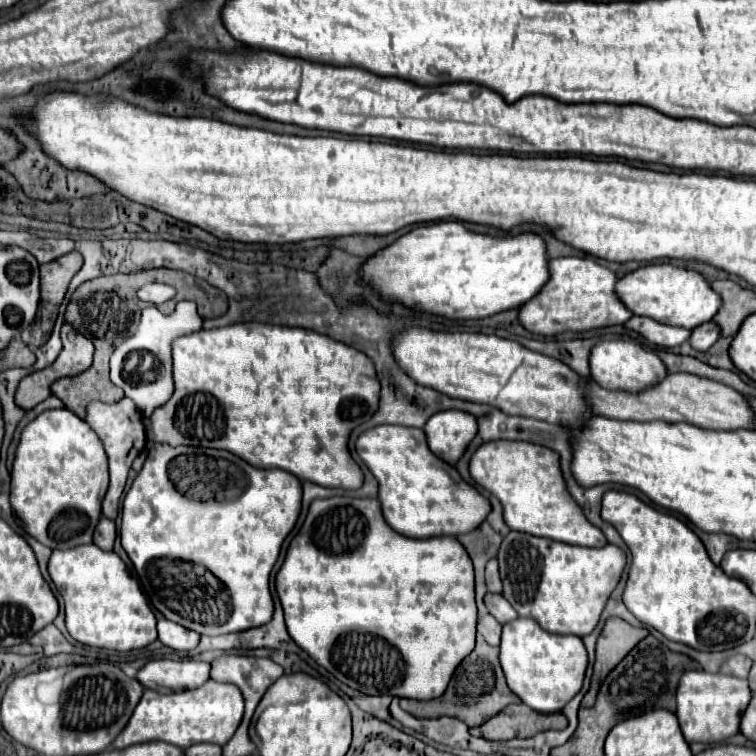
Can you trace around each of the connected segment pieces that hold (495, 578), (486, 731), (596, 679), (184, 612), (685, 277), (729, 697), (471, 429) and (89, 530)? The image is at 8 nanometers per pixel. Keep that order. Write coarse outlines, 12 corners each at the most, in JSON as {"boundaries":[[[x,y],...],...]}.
{"boundaries":[[[497,559],[485,567],[487,589],[501,593]],[[509,705],[481,725],[489,741],[565,729],[563,713]],[[619,617],[607,619],[595,651],[587,697],[647,635]],[[151,447],[121,545],[165,619],[269,623],[301,481]],[[645,265],[617,283],[635,315],[695,329],[721,309],[703,273]],[[685,671],[677,719],[689,743],[739,731],[747,681]],[[441,411],[423,427],[429,449],[455,465],[477,433],[465,411]],[[47,409],[21,433],[11,507],[49,549],[93,539],[95,431]]]}

